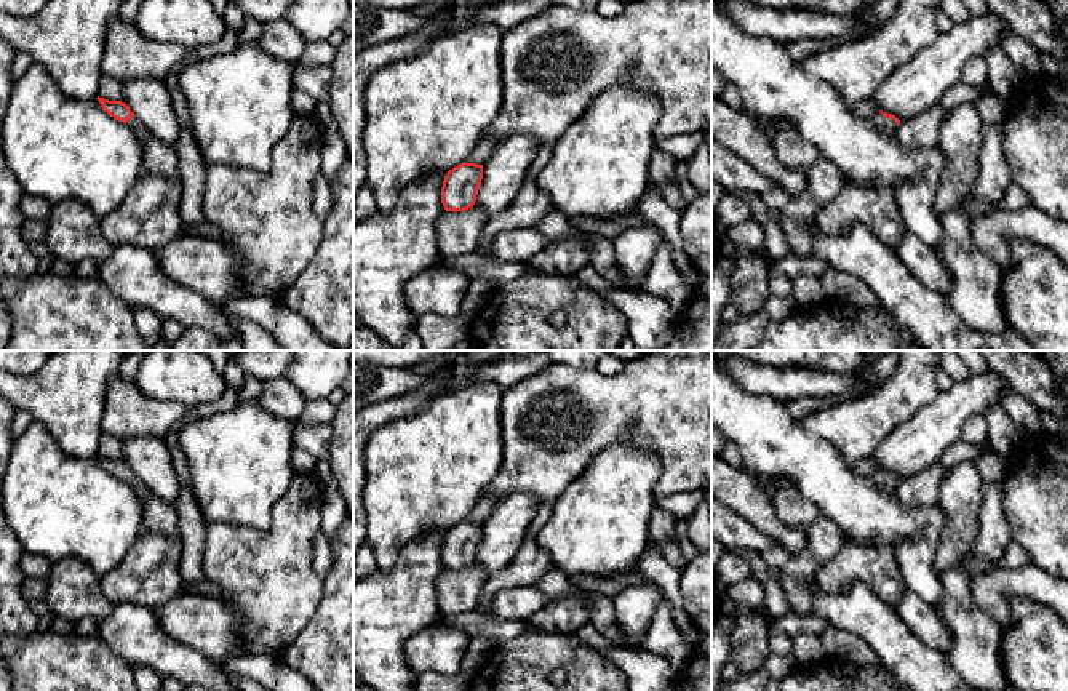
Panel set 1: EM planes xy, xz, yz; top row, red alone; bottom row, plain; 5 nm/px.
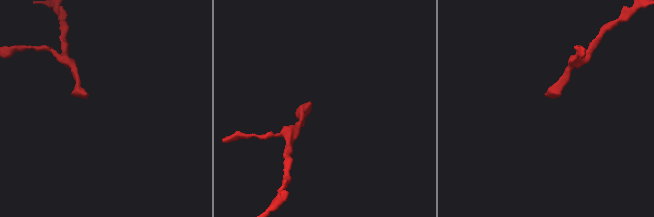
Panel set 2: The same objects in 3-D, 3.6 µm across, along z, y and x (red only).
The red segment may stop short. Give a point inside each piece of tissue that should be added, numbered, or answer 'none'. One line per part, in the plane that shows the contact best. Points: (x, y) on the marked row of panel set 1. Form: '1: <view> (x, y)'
1: yz (878, 119)

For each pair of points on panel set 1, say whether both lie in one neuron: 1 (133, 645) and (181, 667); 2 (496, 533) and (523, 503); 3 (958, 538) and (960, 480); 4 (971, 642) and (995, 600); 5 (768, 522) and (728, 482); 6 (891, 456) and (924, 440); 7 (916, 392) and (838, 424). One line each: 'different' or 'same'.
1: same
2: same
3: same
4: different
5: same
6: same
7: same

